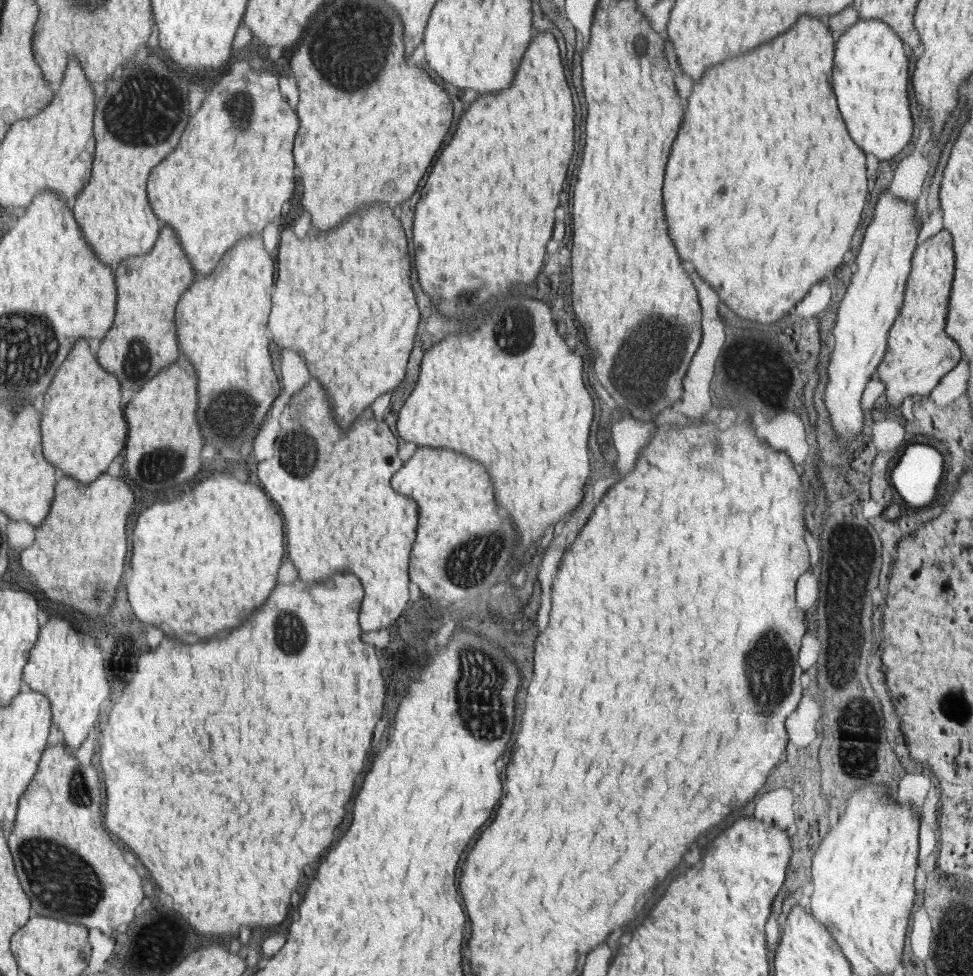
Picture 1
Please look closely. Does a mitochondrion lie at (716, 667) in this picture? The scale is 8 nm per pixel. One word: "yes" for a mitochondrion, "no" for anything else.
no

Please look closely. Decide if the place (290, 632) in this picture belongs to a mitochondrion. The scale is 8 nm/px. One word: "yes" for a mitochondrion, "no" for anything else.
yes

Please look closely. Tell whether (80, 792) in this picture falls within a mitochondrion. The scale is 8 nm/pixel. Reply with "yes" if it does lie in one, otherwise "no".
yes

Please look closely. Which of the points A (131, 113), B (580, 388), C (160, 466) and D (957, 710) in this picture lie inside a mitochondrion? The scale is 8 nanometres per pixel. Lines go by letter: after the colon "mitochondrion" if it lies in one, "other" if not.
A: mitochondrion
B: other
C: mitochondrion
D: other

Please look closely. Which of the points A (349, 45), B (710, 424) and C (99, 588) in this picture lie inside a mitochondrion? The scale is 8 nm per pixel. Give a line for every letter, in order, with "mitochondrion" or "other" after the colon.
A: mitochondrion
B: other
C: mitochondrion

